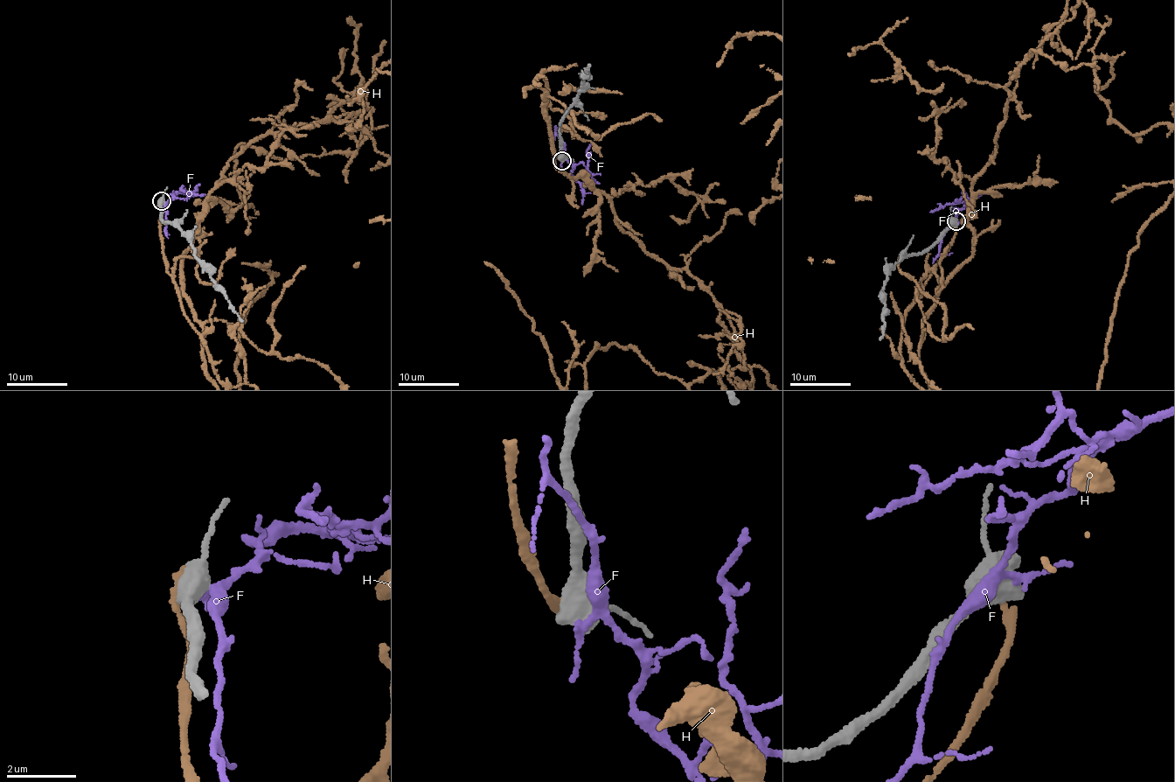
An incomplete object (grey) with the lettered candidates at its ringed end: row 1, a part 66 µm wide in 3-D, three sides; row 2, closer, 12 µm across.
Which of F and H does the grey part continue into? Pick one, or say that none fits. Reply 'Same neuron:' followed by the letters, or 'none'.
Same neuron: none

